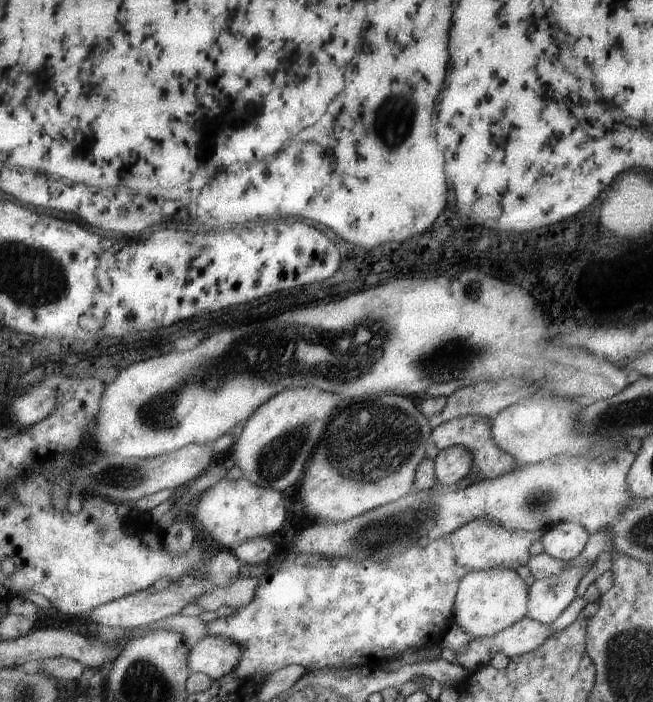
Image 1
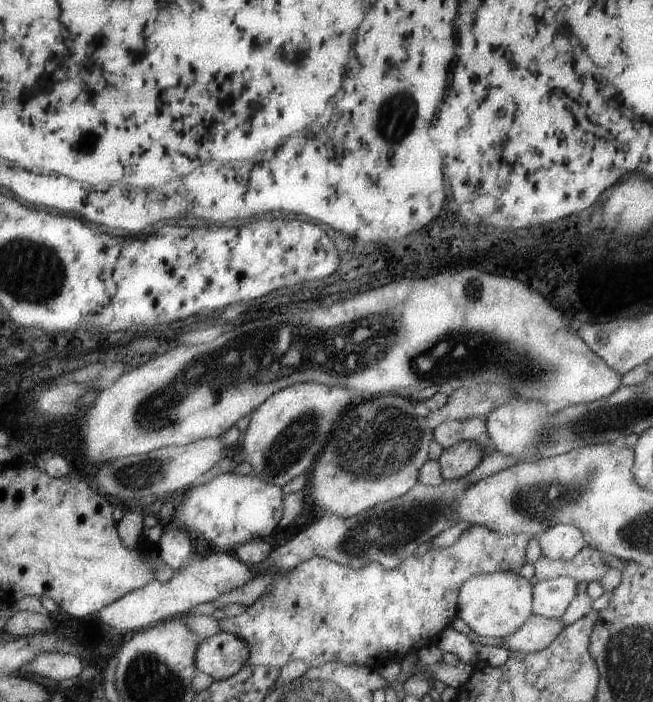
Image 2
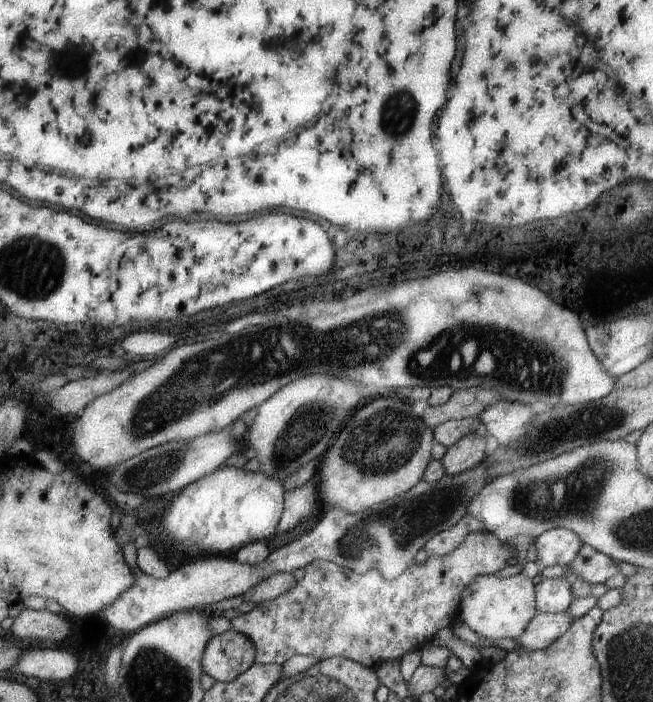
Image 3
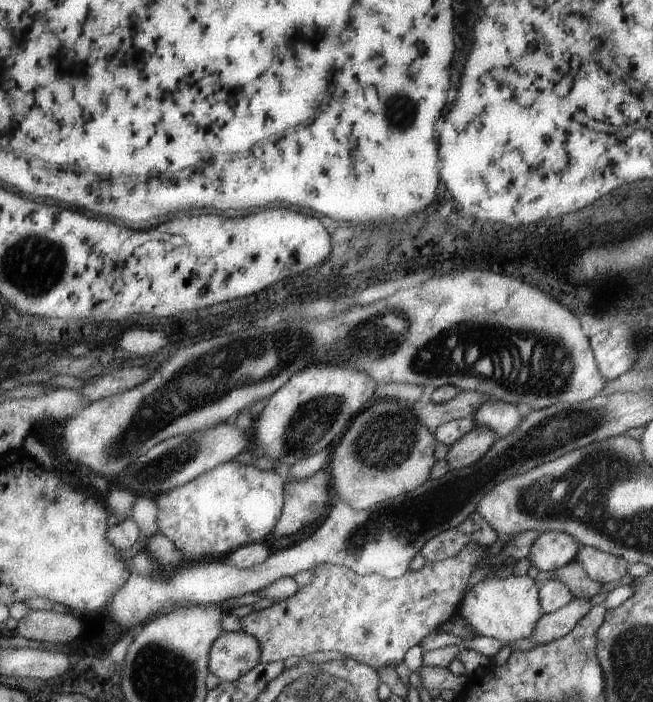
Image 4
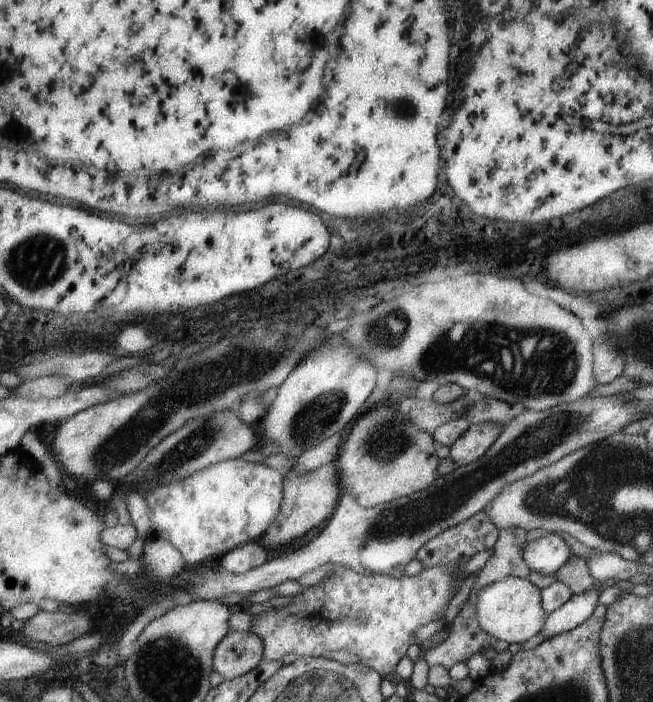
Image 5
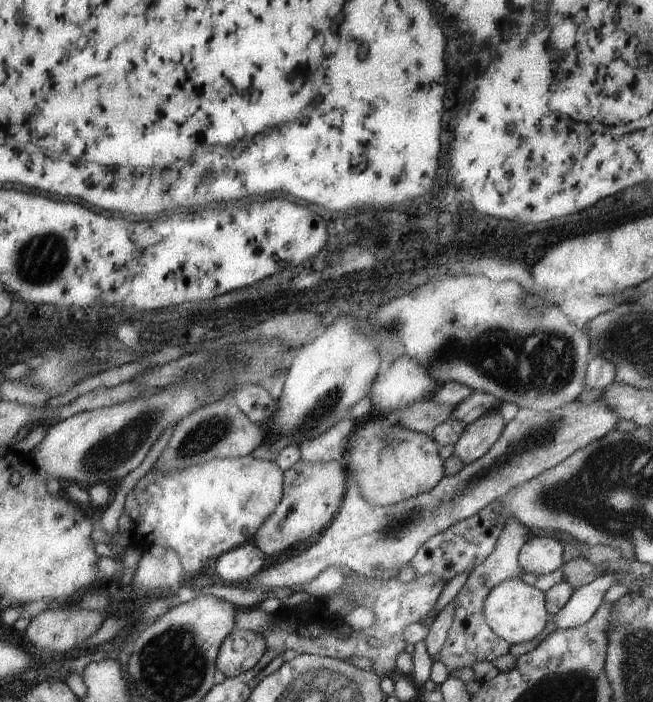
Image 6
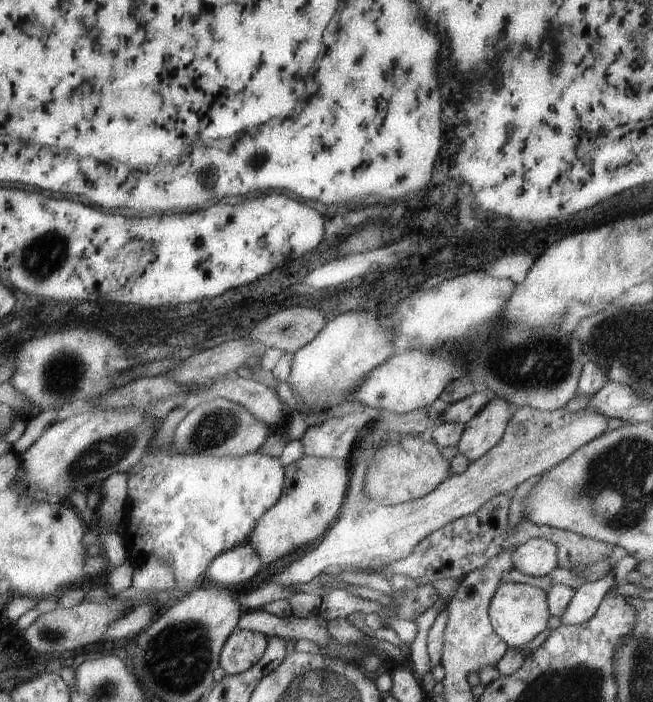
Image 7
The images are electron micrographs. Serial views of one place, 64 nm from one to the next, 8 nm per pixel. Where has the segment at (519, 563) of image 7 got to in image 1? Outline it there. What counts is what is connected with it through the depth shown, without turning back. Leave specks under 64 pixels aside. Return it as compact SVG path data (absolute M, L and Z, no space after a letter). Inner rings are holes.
M561 522L541 536L543 553L563 561L575 558L585 547L589 532L581 524Z

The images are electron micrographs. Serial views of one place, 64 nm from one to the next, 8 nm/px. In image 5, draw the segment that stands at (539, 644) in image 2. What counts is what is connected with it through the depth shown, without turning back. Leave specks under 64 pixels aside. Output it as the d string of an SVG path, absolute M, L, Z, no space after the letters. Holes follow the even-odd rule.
M594 580L583 592L572 594L559 608L550 612L543 621L541 633L544 638L569 632L592 615L598 604L598 596L607 584Z

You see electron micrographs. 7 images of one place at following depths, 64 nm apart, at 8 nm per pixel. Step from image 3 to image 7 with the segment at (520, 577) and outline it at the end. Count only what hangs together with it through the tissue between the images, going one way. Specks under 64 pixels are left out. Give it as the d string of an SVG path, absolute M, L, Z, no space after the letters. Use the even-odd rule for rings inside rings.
M523 583L500 584L488 604L488 617L493 630L508 647L518 649L547 626L549 615L545 592Z

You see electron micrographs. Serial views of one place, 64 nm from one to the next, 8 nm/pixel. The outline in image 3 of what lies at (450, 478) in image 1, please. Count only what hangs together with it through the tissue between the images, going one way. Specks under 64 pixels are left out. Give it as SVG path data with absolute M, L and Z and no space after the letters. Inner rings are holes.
M473 431L450 444L440 459L449 476L475 466L485 456L485 433Z

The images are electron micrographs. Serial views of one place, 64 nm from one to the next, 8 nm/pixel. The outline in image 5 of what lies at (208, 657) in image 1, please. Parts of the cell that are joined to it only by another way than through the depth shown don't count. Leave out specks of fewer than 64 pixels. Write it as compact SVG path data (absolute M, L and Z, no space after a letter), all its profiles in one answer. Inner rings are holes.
M229 630L214 648L212 667L223 679L232 679L255 668L263 657L262 640L251 631Z

